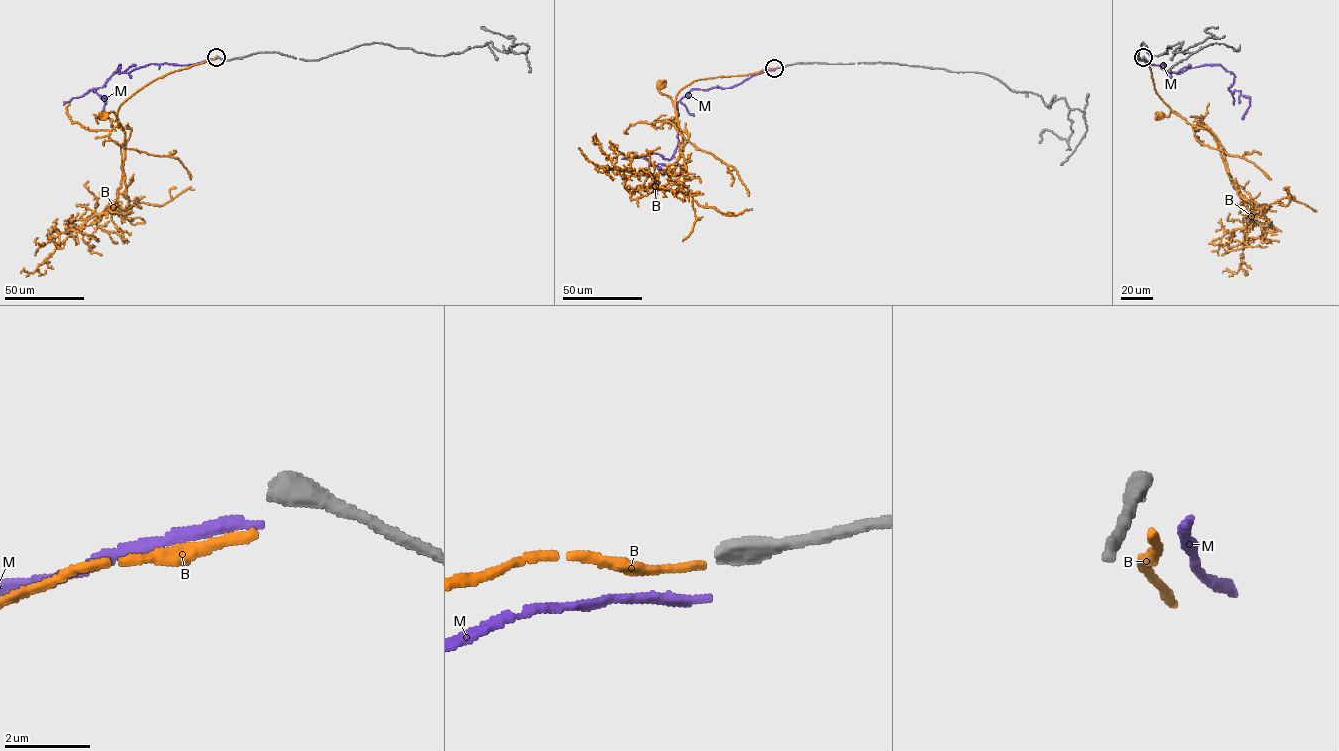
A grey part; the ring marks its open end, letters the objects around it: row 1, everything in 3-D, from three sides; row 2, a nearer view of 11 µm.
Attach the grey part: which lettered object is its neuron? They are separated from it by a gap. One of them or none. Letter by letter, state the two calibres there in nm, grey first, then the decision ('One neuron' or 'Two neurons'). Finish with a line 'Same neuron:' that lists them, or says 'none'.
B: Thickness 480 nm (grey) against 220 nm. Two neurons
M: Thickness 480 nm (grey) against 200 nm. Two neurons
Same neuron: none

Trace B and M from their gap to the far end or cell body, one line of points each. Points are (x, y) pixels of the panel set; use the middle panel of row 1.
B: (773, 68), (696, 80), (679, 91), (674, 106), (671, 98), (660, 92), (660, 85)
M: (774, 70), (729, 87), (692, 89), (677, 102), (678, 145), (672, 156), (644, 157), (657, 167)

